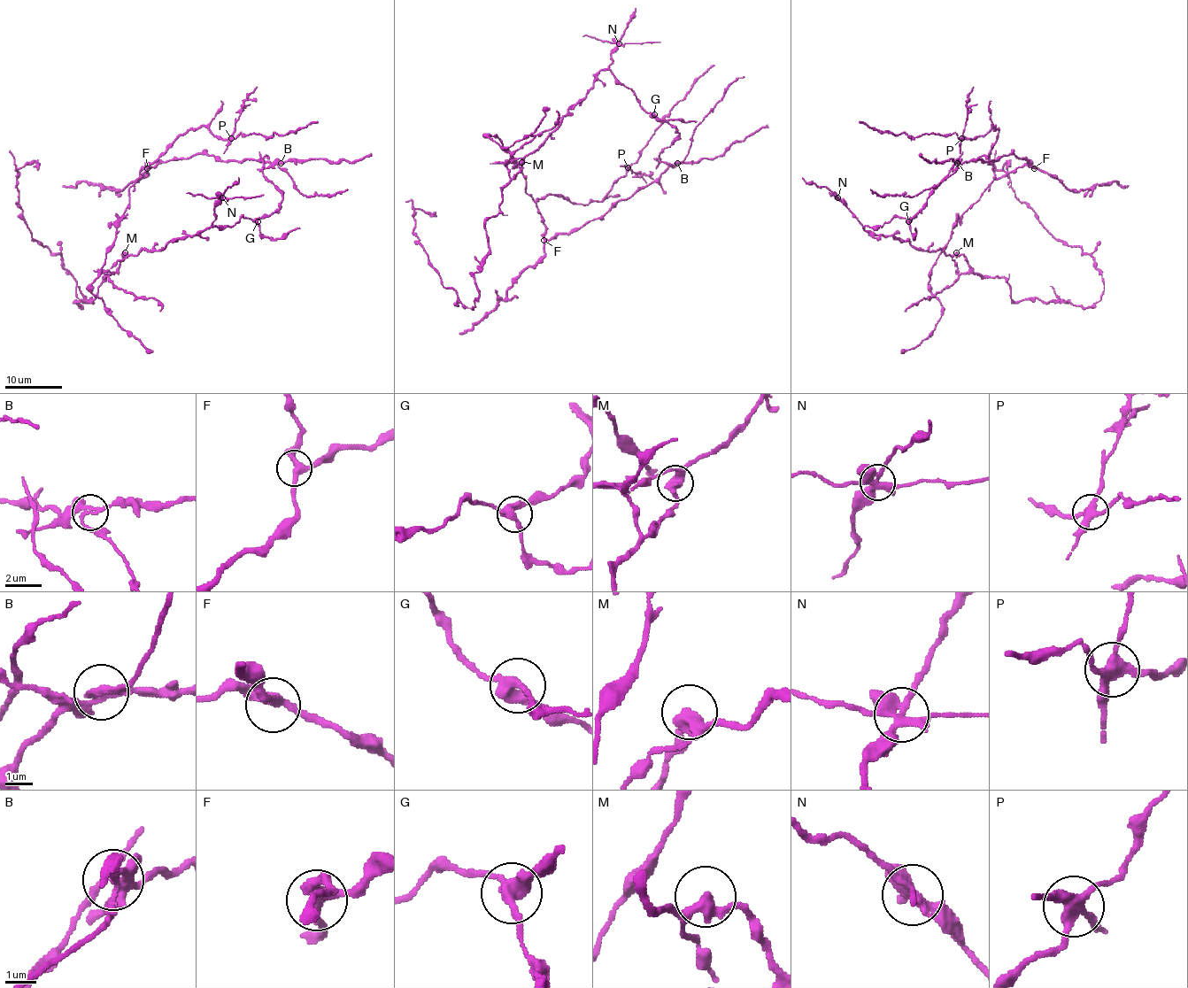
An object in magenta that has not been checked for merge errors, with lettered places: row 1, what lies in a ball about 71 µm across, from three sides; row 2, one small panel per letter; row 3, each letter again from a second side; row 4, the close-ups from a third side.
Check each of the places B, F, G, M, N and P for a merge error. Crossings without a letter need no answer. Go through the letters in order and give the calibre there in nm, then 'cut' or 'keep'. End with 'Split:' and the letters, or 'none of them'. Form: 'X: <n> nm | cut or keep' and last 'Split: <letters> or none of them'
B: 190 nm | cut
F: 280 nm | keep
G: 360 nm | keep
M: 360 nm | keep
N: 360 nm | cut
P: 380 nm | cut
Split: B, N, P

